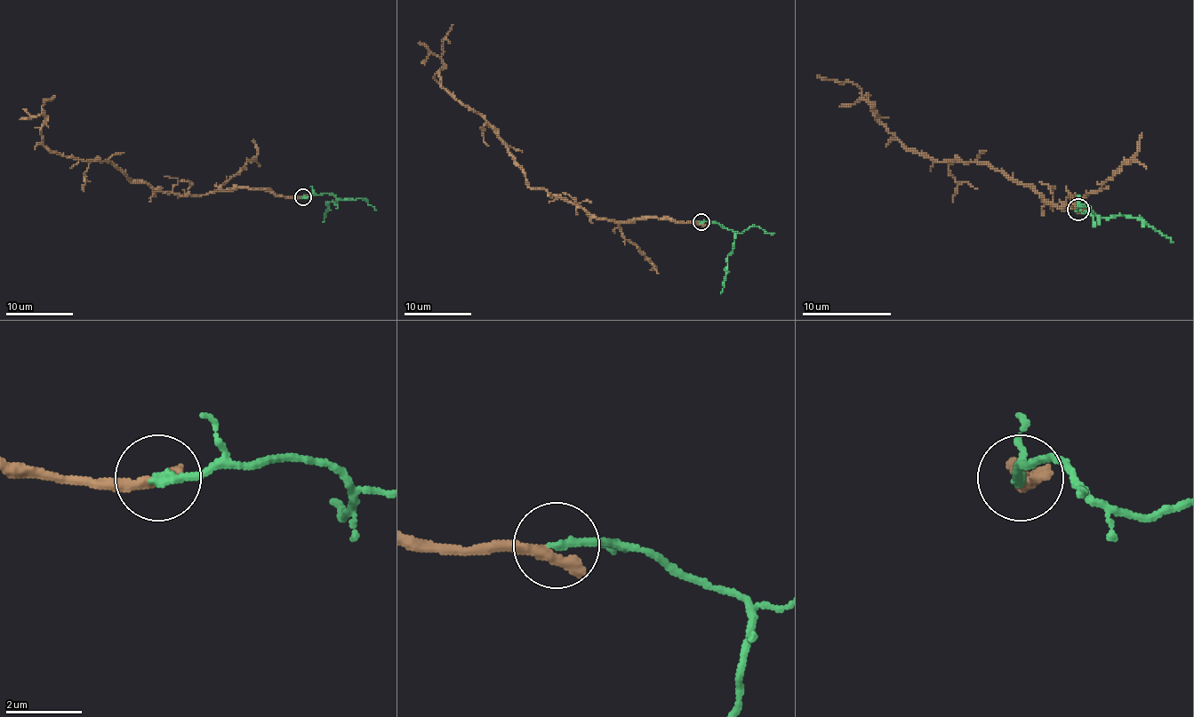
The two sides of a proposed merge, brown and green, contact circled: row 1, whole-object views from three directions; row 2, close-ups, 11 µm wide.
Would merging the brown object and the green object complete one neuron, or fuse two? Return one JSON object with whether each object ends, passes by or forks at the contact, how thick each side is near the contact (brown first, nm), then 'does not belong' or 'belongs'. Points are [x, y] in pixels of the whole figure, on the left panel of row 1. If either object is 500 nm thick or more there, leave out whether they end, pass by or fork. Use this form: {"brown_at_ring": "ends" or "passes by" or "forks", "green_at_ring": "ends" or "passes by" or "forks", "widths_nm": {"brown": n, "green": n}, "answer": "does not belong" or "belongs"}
{"brown_at_ring": "ends", "green_at_ring": "ends", "widths_nm": {"brown": 440, "green": 240}, "answer": "does not belong"}

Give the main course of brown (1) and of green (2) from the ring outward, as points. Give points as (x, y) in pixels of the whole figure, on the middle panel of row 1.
1: (701, 223), (593, 218), (544, 189), (532, 189), (507, 144), (442, 85), (443, 38), (453, 25)
2: (701, 221), (722, 225), (734, 233), (734, 248), (727, 257), (720, 293)

